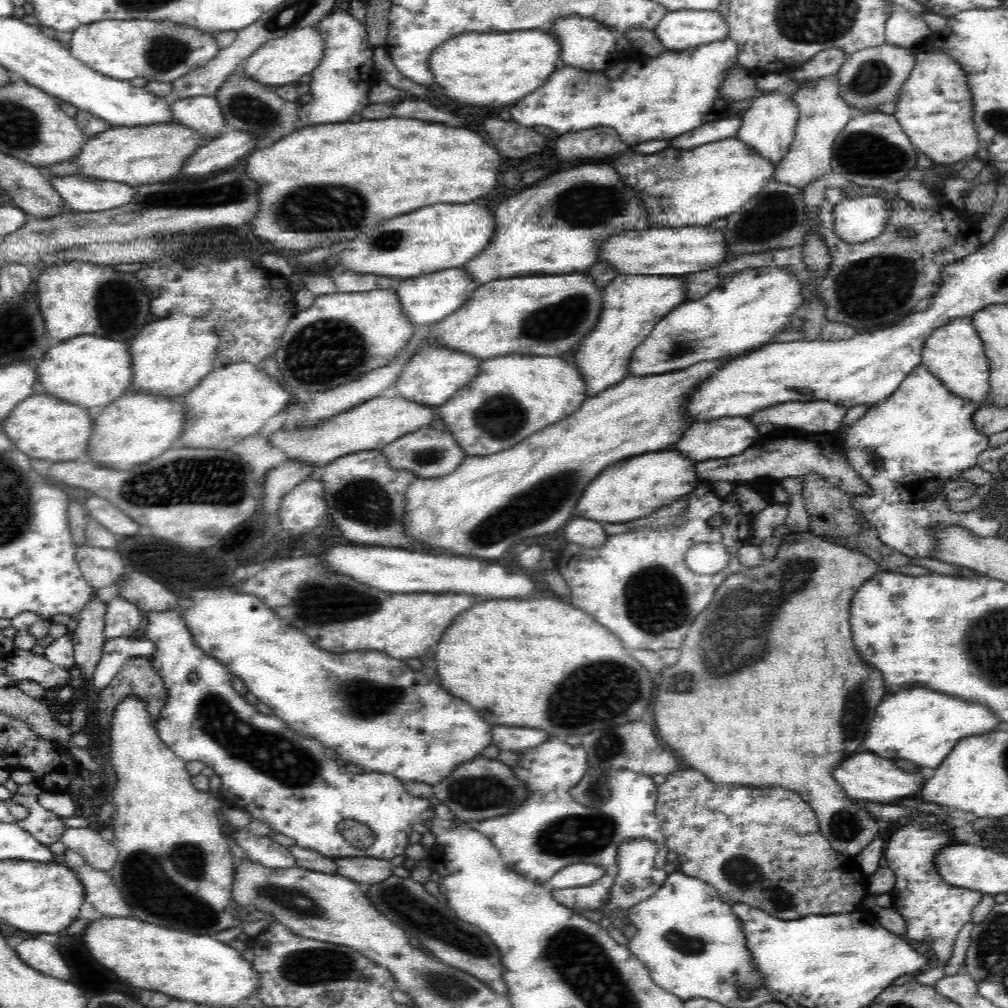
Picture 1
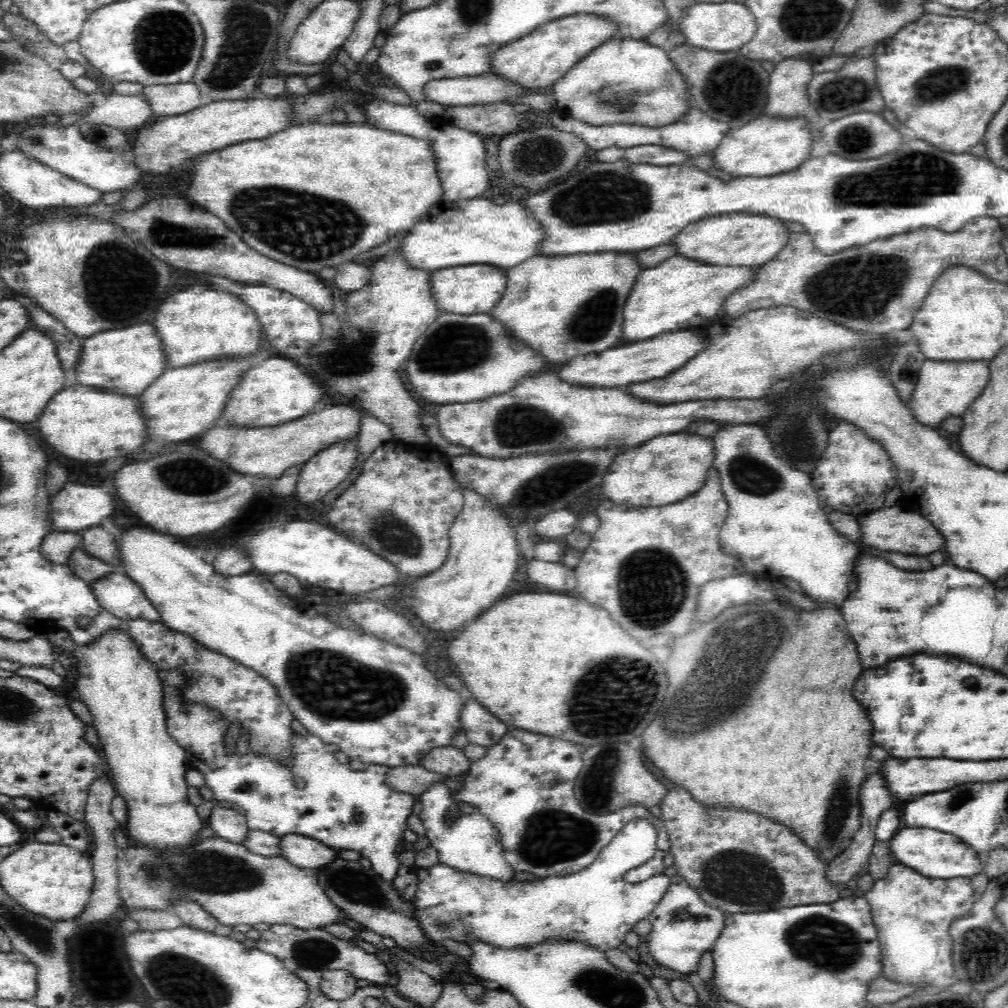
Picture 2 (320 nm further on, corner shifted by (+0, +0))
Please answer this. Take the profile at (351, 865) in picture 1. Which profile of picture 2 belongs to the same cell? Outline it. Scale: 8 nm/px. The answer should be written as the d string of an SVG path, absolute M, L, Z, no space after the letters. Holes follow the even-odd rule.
M300 834L278 836L278 849L280 849L278 856L309 872L328 866L337 856L334 849L322 844L319 840Z

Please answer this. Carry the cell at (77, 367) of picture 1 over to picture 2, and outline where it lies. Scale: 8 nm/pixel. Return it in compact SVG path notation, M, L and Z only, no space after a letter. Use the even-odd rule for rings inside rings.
M138 324L122 330L105 330L84 338L81 358L74 370L75 380L84 386L92 386L103 392L139 396L166 369L167 358L163 345L152 324Z

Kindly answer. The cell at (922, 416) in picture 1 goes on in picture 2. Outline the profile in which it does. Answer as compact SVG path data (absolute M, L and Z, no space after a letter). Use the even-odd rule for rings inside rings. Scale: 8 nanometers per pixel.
M926 359L920 368L920 378L909 400L909 407L915 420L929 428L940 430L944 418L960 417L965 410L986 390L990 378L989 362L974 361L934 361Z

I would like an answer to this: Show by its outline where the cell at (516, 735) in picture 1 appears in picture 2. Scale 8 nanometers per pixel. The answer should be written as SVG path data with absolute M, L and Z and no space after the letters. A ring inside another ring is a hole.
M474 698L462 701L464 704L458 716L458 723L460 730L468 737L469 743L486 749L496 745L504 736L506 726L498 722L498 718L494 718L488 710L482 710L482 706L474 702Z

